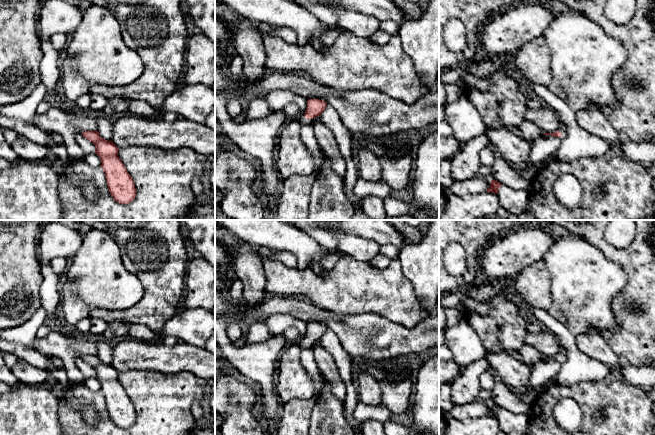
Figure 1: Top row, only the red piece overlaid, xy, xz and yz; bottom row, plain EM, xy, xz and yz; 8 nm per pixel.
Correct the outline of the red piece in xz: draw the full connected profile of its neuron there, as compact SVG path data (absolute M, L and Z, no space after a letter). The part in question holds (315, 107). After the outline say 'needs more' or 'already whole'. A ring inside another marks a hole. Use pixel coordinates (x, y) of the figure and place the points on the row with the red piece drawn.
M309 99L307 101L307 109L305 114L303 116L300 115L296 118L297 122L299 123L299 126L301 127L305 123L307 123L309 119L321 115L327 105L328 104L323 100Z; needs more

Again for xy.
M85 131L82 136L96 147L94 152L101 159L101 167L113 199L120 204L132 202L136 197L136 188L132 177L118 157L119 148L112 141L102 138L98 131Z; already whole

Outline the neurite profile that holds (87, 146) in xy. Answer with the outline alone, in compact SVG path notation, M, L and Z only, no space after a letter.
M77 134L75 136L75 141L85 154L92 153L96 149L95 145L91 141L83 137L82 134Z

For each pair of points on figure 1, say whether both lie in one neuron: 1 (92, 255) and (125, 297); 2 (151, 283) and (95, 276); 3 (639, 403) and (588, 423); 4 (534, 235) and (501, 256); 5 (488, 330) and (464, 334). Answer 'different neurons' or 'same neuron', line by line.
1: same neuron
2: different neurons
3: same neuron
4: same neuron
5: different neurons

